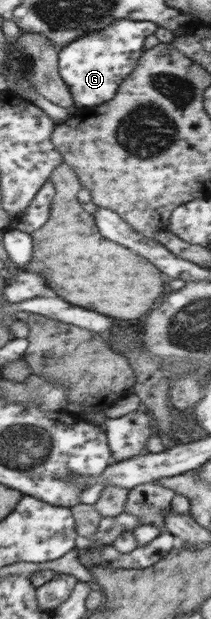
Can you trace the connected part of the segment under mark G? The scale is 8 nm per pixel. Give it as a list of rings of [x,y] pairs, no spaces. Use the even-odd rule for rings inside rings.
[[[134,19],[115,20],[113,24],[73,39],[67,46],[58,50],[58,68],[62,80],[70,89],[75,108],[91,109],[110,102],[119,91],[119,86],[139,65],[145,48],[143,42],[147,36],[155,34],[158,26],[149,21],[135,22]]]

